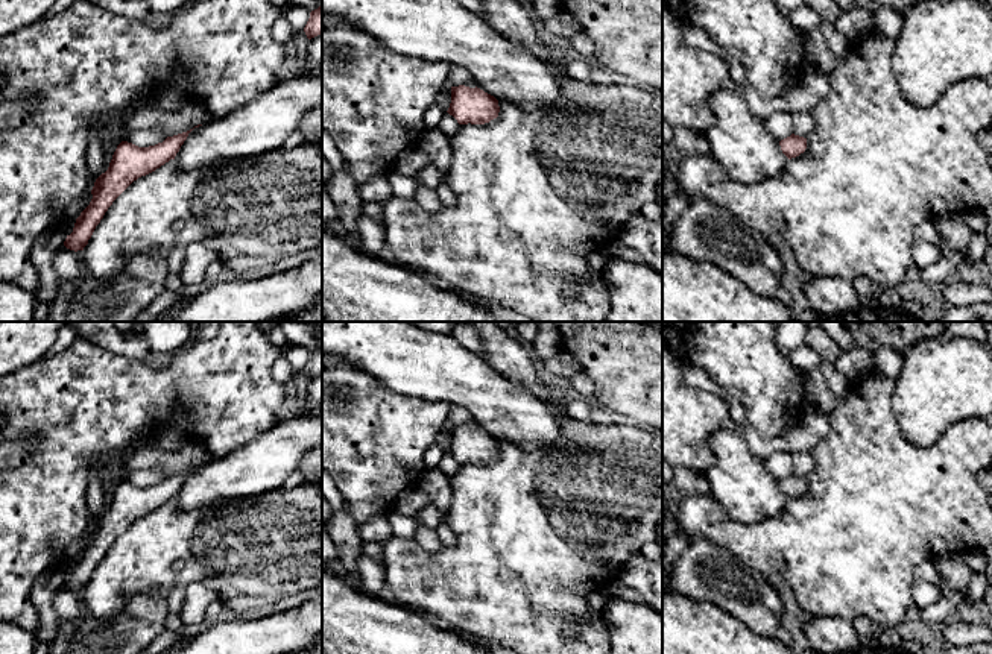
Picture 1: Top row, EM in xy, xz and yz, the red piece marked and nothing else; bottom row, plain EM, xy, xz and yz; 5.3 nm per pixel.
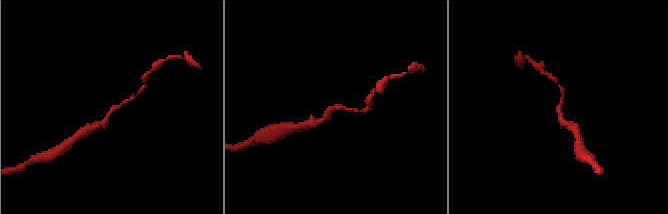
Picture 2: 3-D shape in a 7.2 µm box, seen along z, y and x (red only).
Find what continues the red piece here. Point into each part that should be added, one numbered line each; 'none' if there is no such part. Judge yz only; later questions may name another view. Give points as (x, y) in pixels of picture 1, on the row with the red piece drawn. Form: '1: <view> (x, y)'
none

